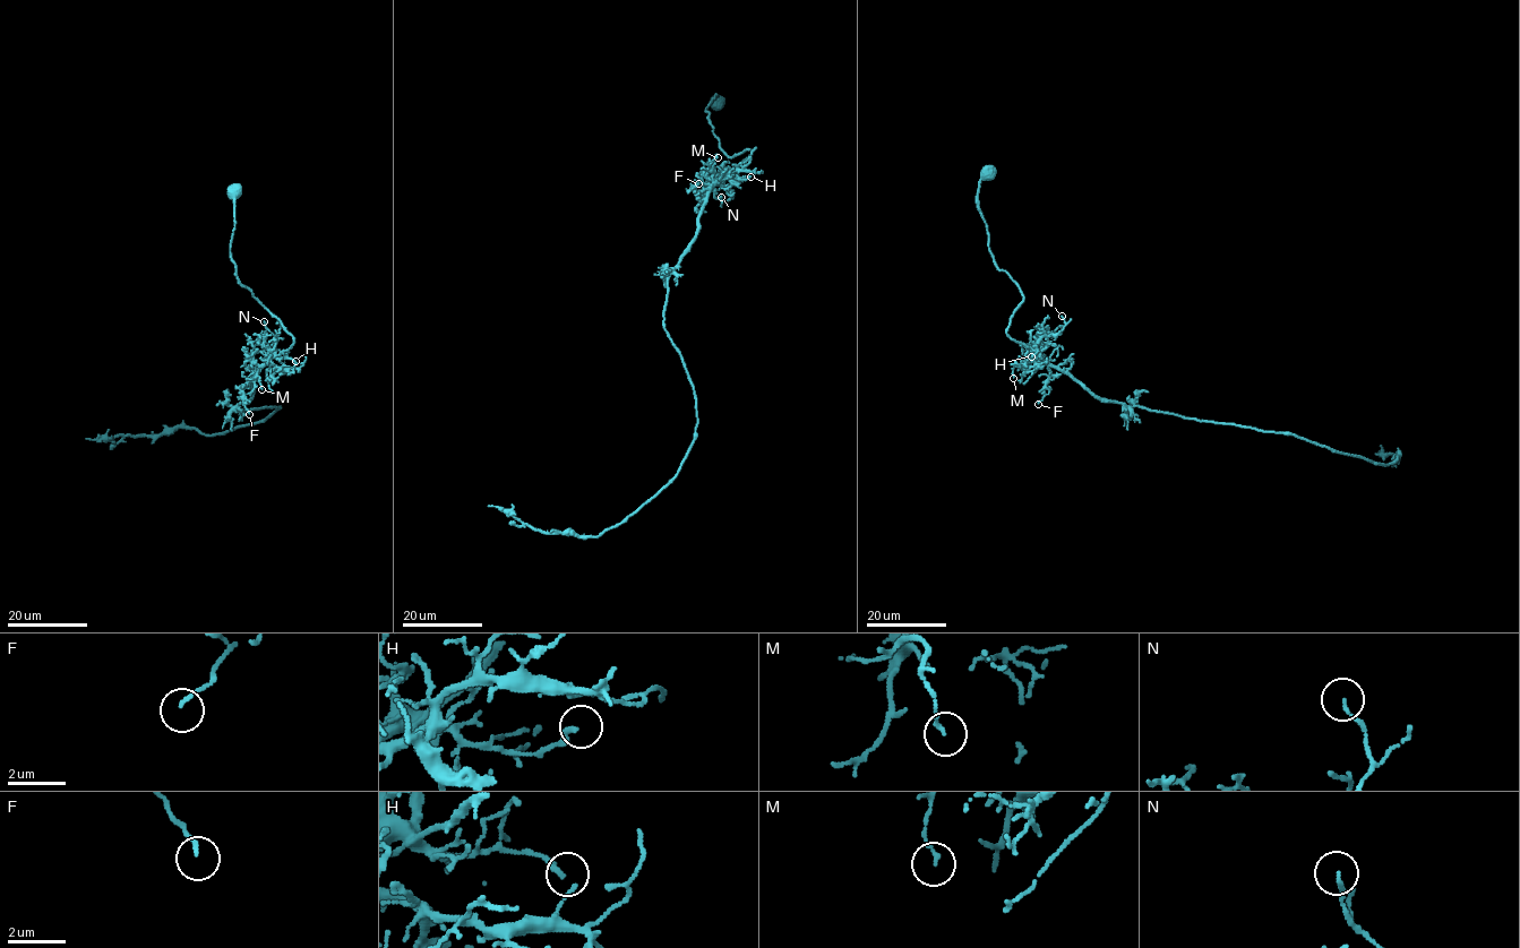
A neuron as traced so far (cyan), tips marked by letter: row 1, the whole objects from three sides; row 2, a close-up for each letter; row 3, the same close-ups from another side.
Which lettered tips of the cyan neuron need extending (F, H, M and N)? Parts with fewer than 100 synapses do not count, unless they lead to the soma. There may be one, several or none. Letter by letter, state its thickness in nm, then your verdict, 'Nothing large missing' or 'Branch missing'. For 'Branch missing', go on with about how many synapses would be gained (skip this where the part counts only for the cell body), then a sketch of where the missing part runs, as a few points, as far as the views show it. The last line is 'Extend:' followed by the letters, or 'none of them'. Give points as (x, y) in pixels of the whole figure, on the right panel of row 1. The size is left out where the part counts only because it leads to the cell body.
F: Thickness 100 nm. Nothing large missing
H: Thickness 140 nm. Nothing large missing
M: Thickness 120 nm. Nothing large missing
N: Thickness 100 nm. Nothing large missing
Extend: none of them

